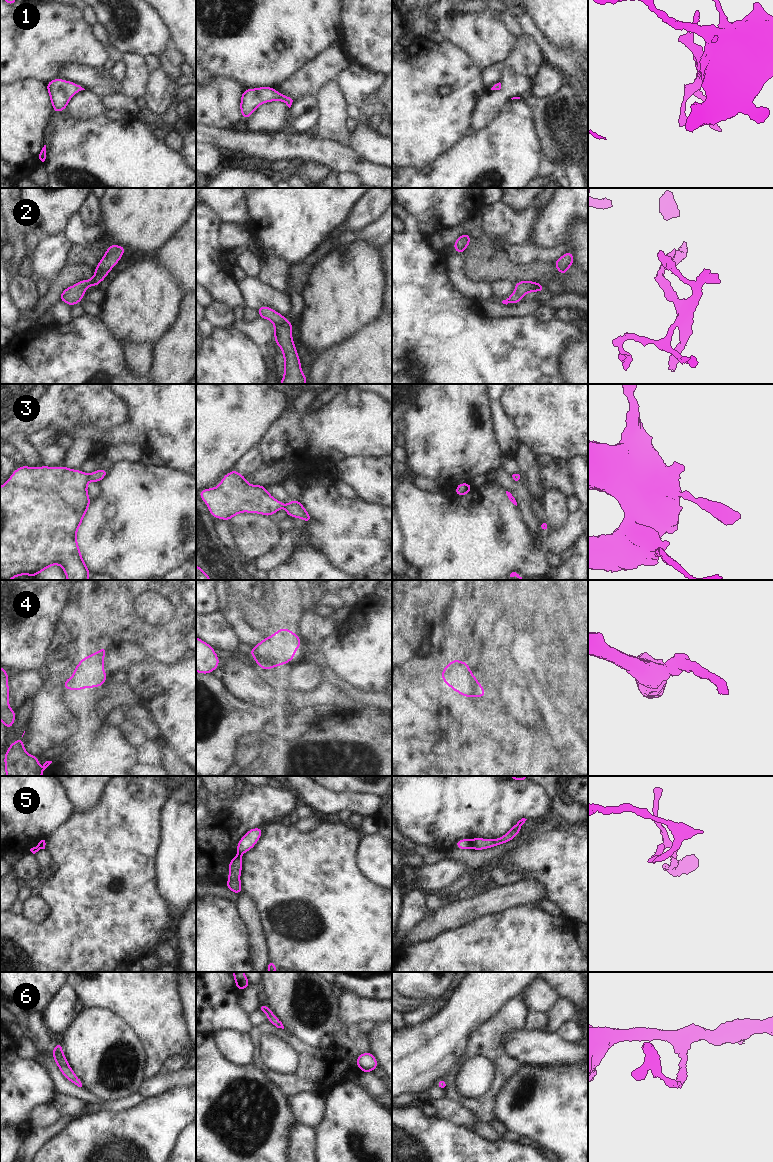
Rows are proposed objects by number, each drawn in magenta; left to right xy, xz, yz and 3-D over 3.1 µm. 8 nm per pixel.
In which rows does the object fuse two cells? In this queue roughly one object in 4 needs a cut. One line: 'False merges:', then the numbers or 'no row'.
False merges: 5

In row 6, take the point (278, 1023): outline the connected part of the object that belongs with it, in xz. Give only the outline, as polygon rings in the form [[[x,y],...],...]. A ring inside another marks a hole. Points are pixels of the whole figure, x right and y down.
[[[260,1003],[258,1010],[264,1012],[268,1017],[268,1022],[276,1026],[277,1028],[284,1029],[282,1022],[276,1017],[276,1015],[269,1009],[266,1004]]]

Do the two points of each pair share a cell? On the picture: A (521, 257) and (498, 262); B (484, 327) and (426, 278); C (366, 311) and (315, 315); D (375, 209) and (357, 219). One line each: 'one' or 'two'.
A: two
B: one
C: one
D: one

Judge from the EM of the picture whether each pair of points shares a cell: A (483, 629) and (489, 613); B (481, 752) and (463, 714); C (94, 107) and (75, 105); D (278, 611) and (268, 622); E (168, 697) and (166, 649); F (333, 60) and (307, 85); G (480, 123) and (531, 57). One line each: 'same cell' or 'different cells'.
A: same cell
B: different cells
C: same cell
D: different cells
E: different cells
F: same cell
G: same cell

